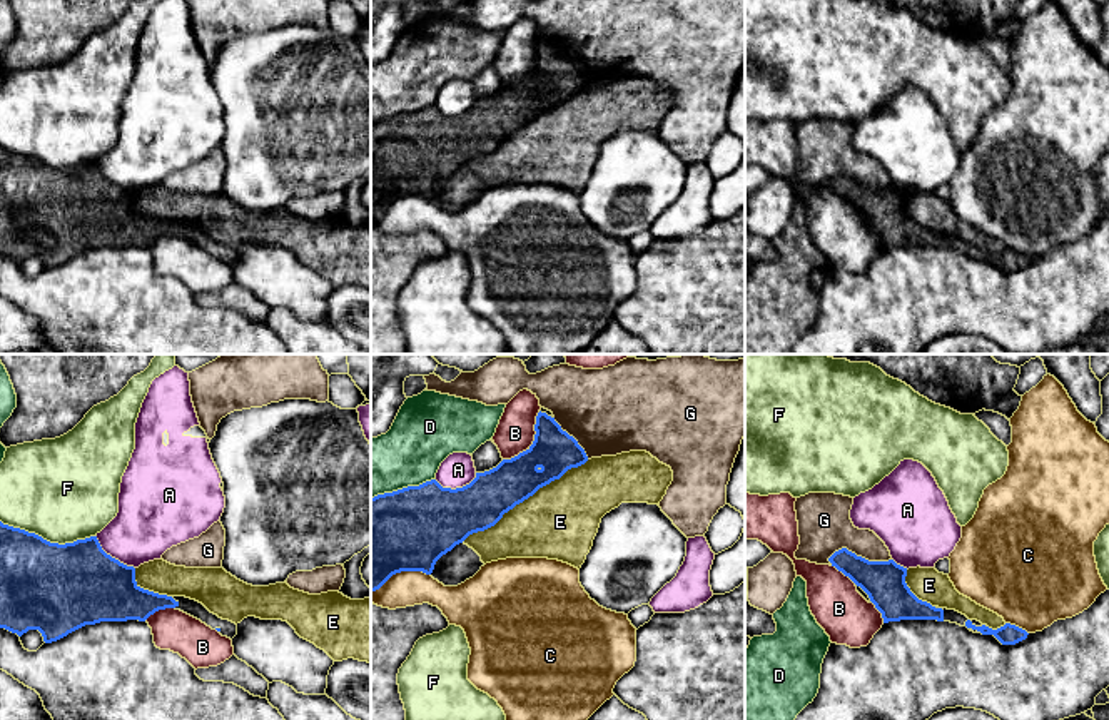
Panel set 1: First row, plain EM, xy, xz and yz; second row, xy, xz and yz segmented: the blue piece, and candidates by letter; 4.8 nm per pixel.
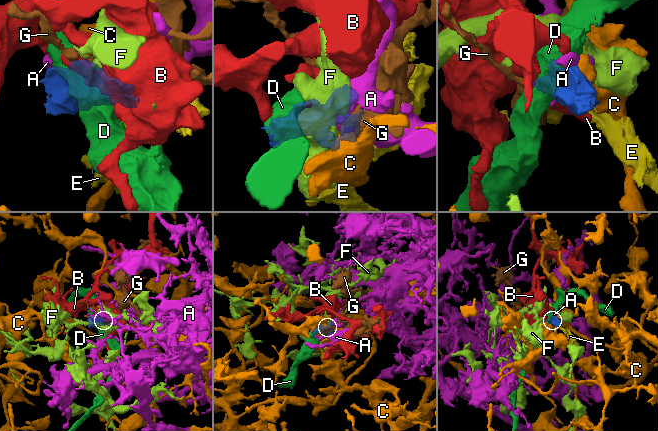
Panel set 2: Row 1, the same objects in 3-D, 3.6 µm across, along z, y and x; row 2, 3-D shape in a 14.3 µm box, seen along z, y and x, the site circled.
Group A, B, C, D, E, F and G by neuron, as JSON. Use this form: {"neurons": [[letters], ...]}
{"neurons": [["A"], ["B"], ["C"], ["D"], ["E"], ["F"], ["G"]]}

